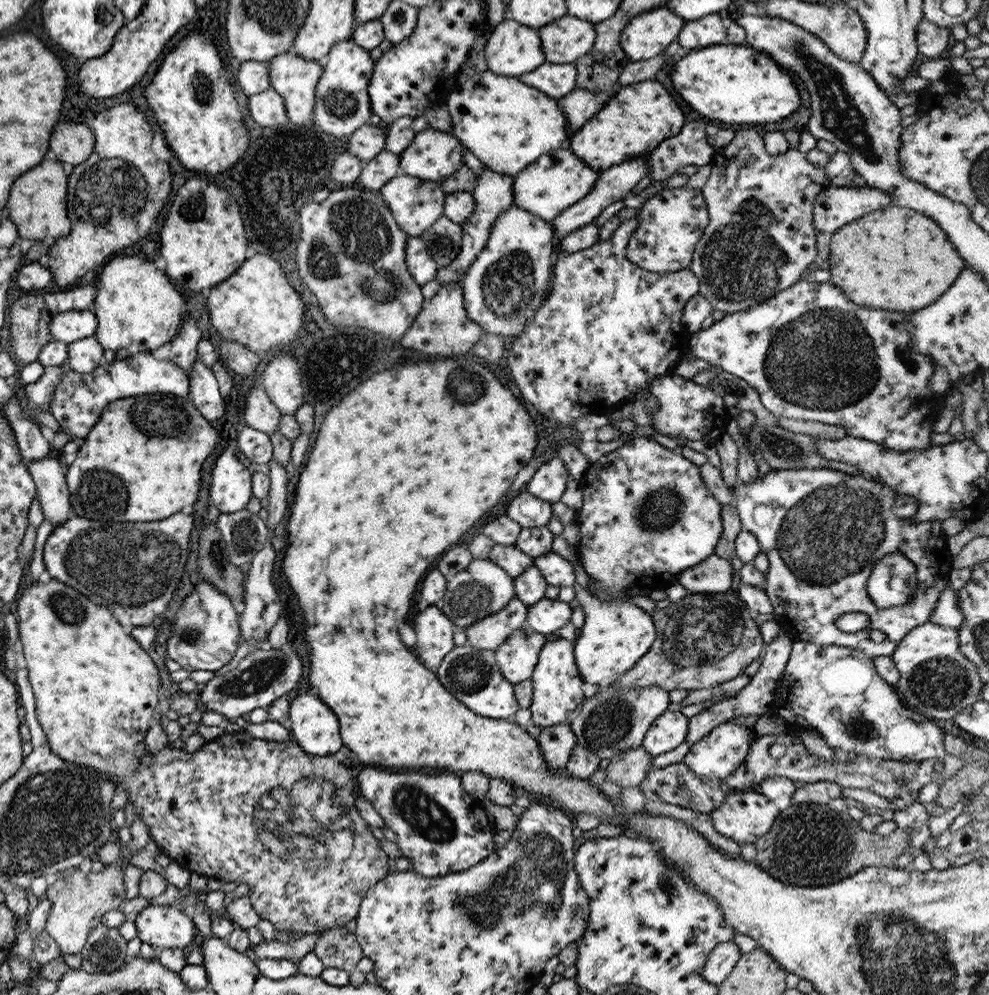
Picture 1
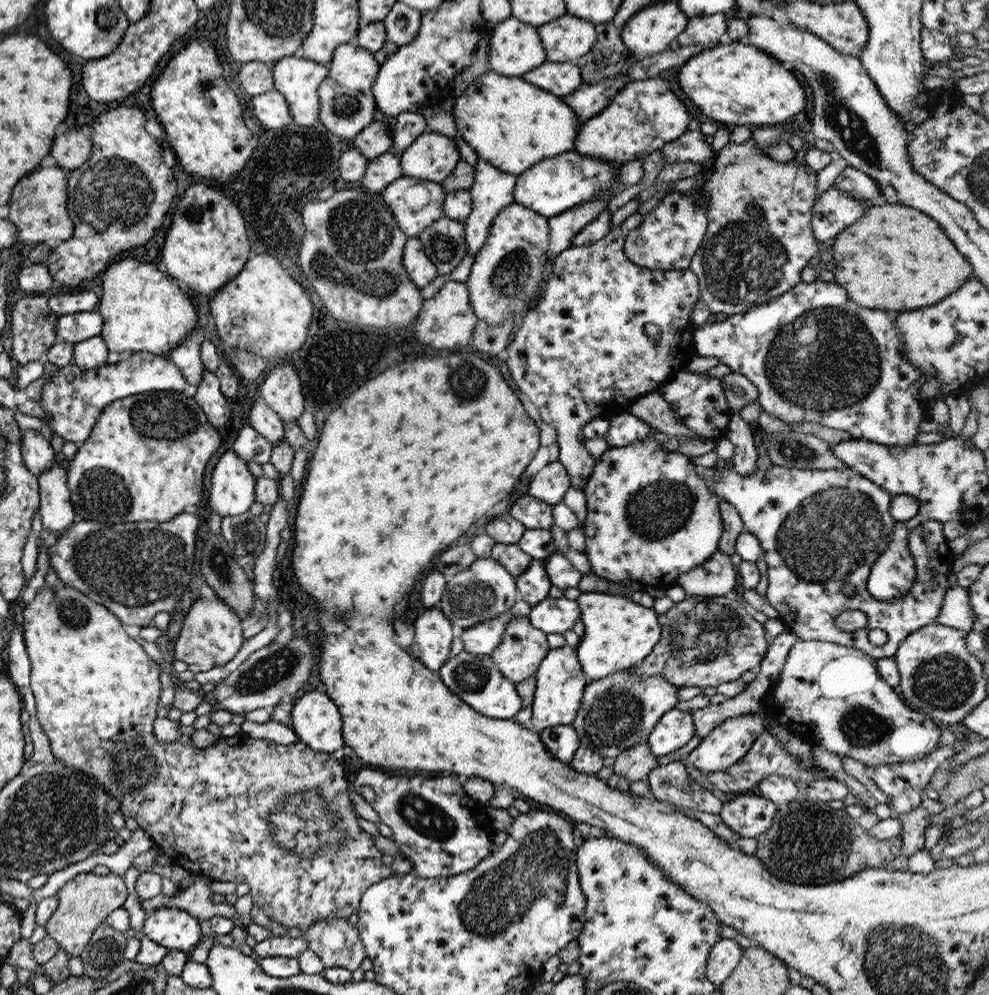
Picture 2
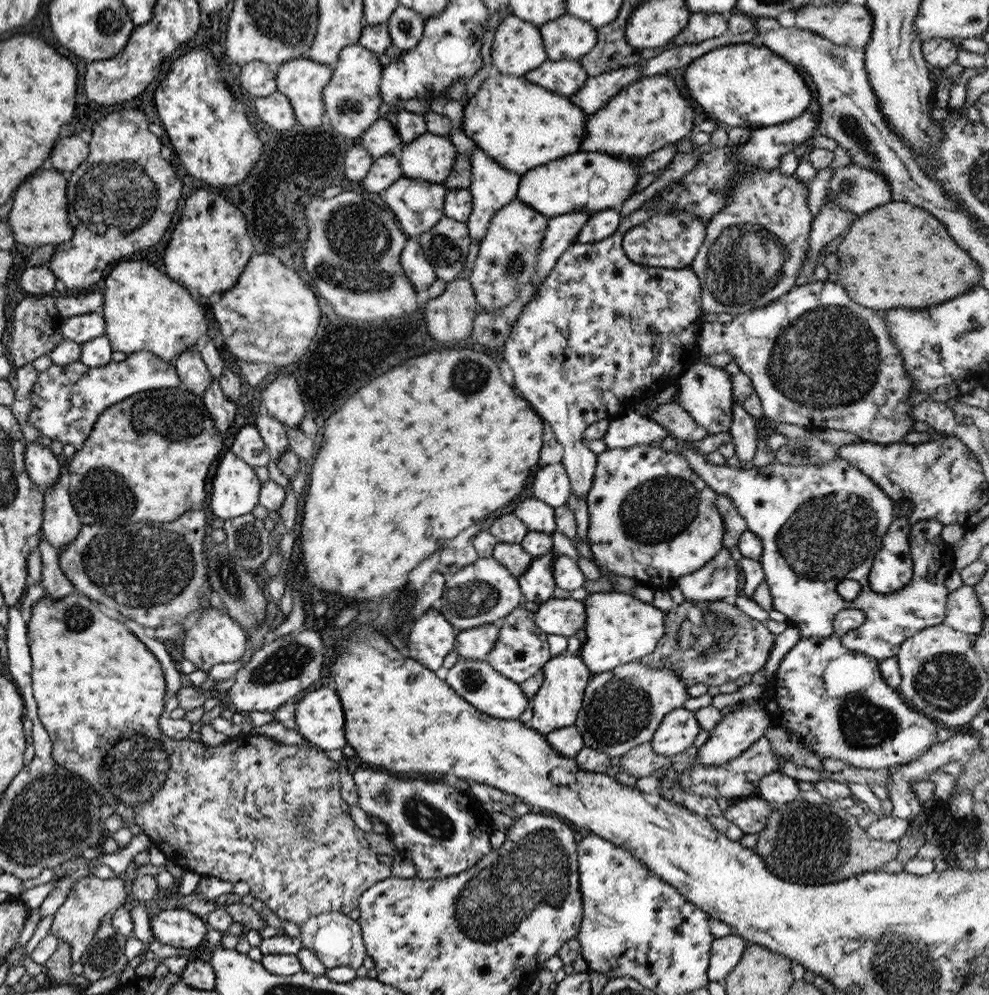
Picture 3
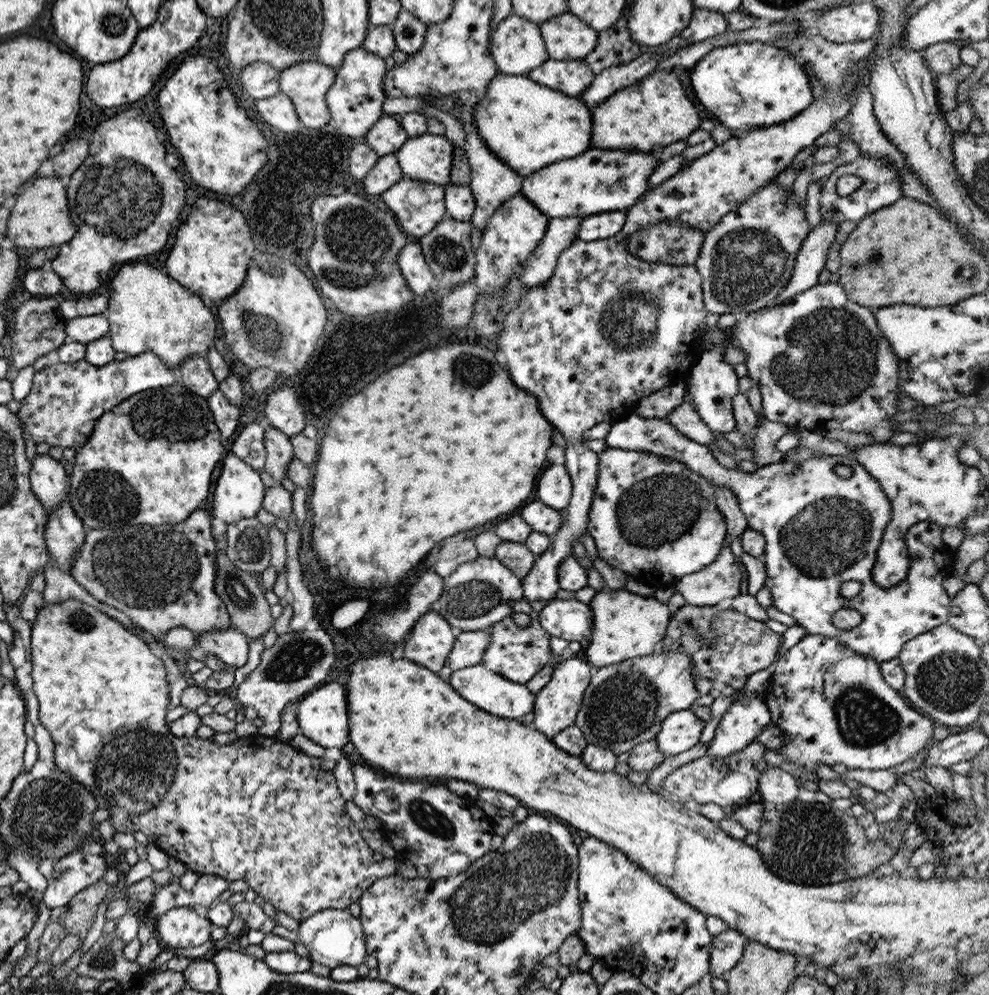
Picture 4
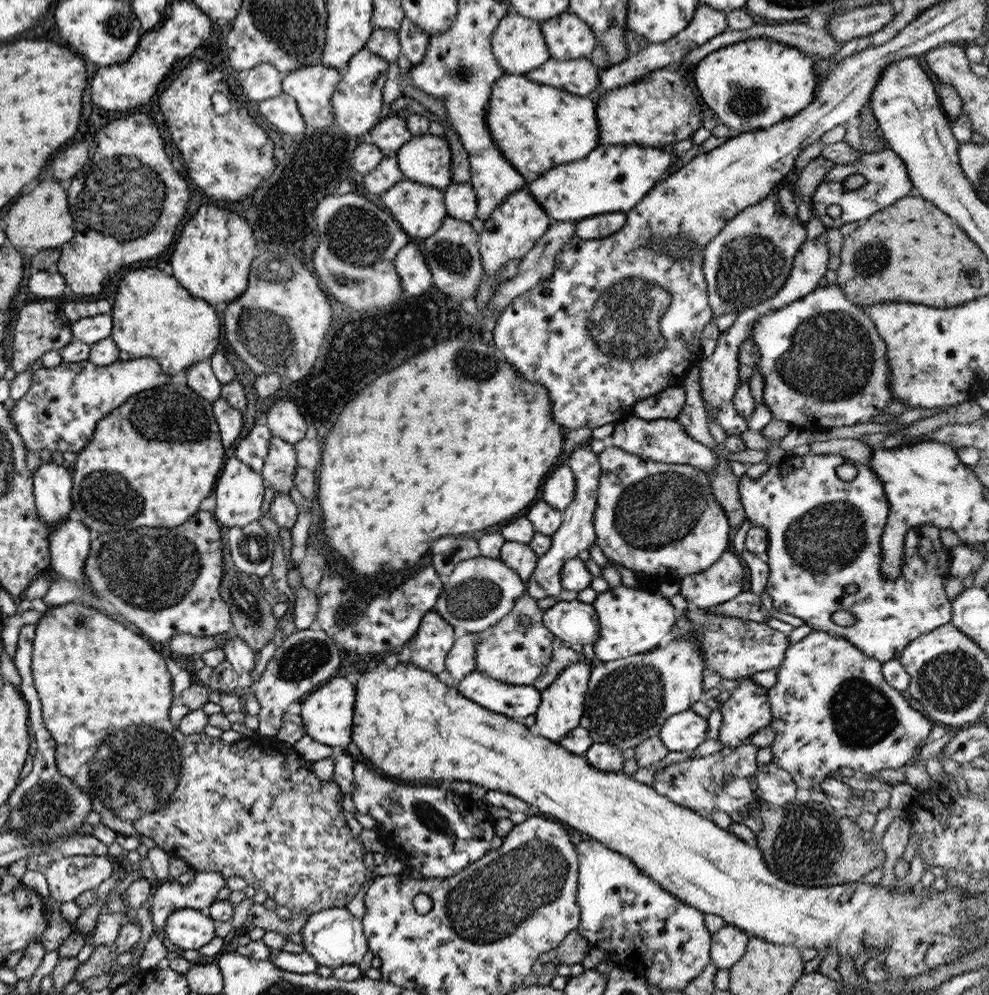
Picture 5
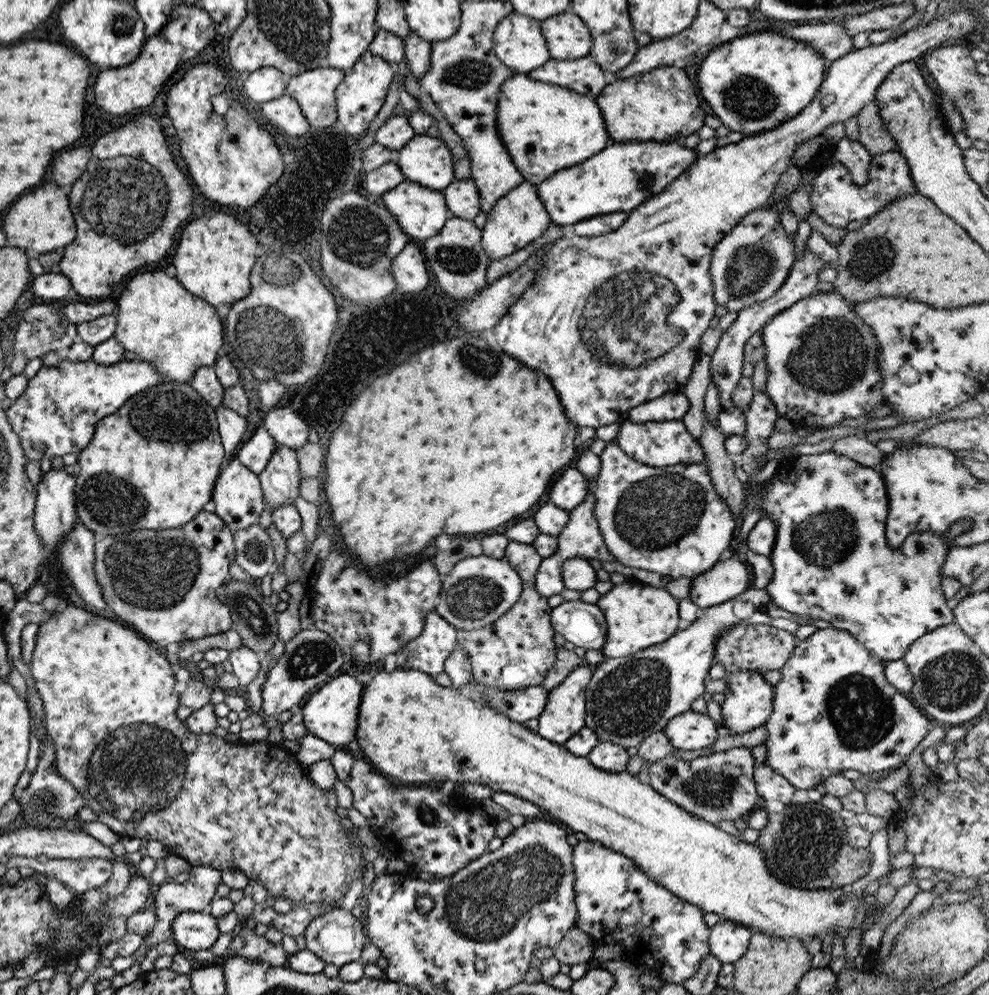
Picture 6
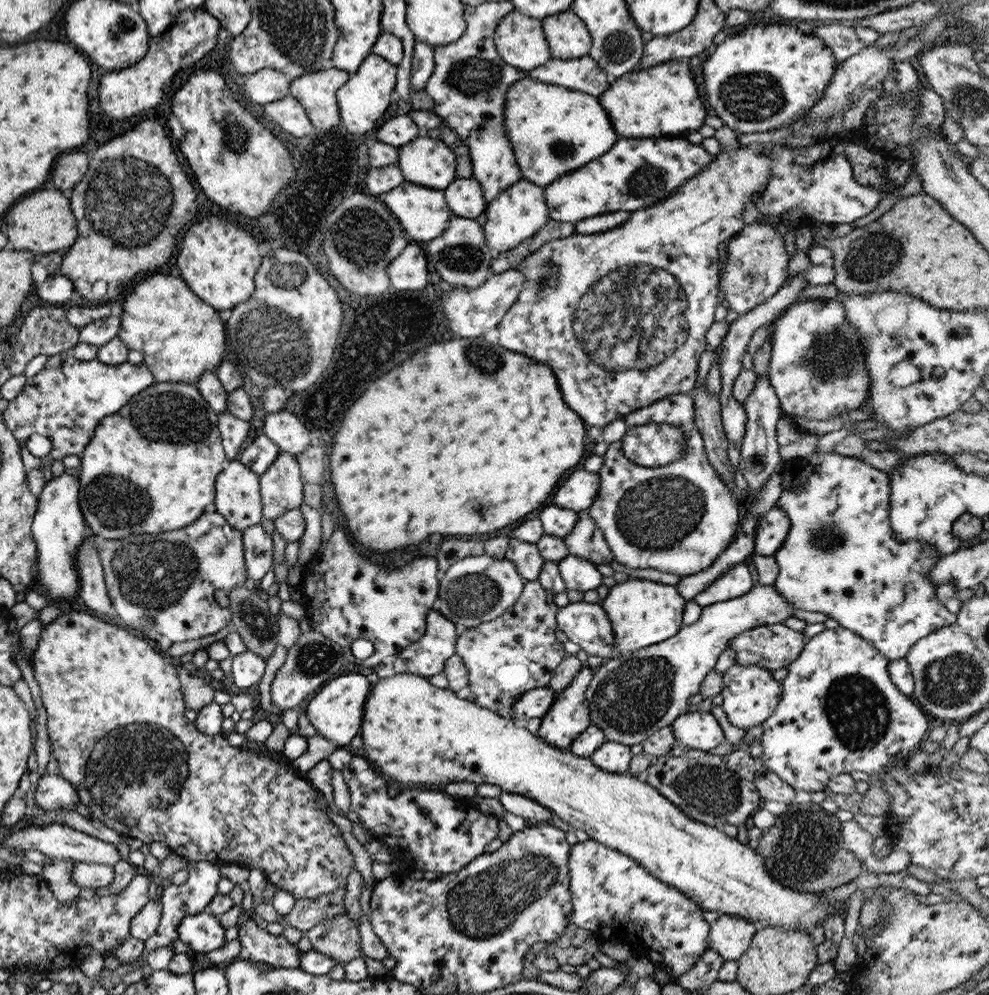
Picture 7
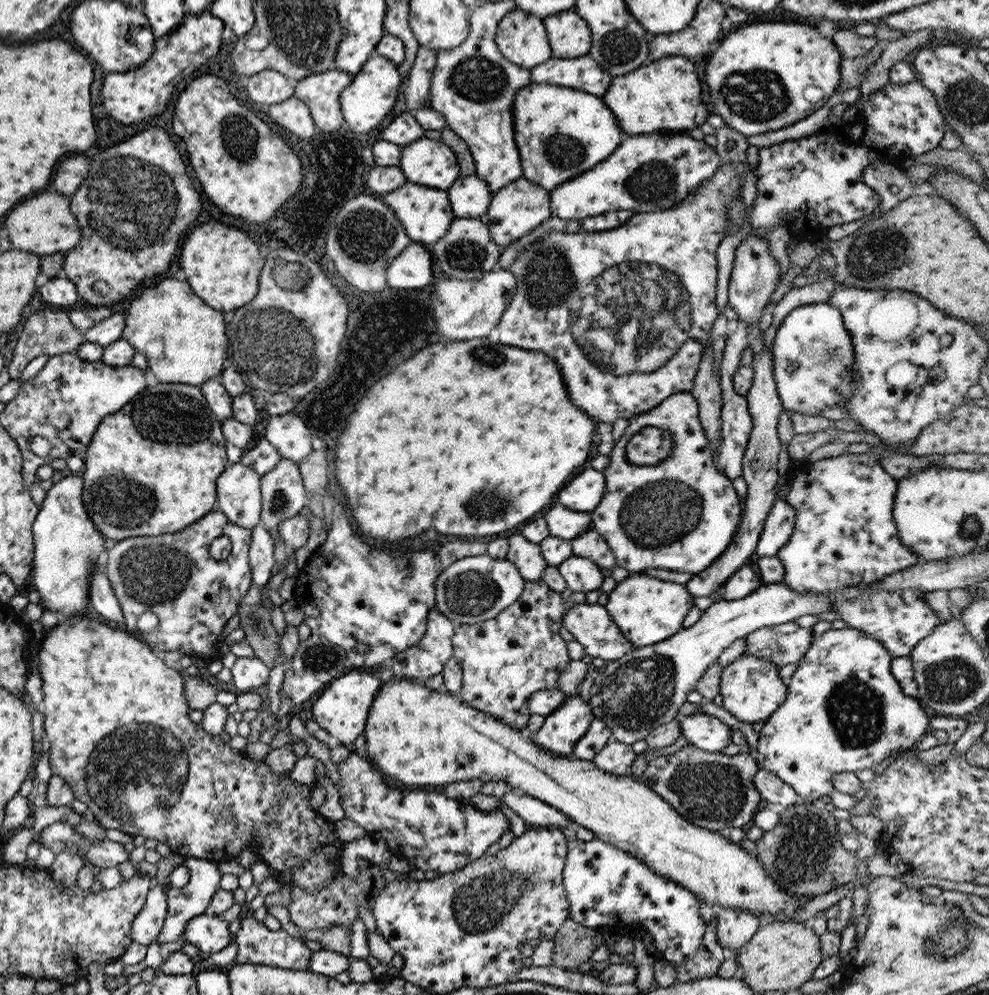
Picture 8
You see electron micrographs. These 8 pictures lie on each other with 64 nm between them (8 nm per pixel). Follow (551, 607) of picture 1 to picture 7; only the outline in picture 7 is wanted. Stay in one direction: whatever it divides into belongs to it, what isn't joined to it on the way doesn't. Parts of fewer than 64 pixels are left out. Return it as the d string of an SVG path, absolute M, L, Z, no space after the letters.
M582 600L560 607L556 613L556 624L570 641L589 655L601 656L604 660L618 656L612 623L598 602Z

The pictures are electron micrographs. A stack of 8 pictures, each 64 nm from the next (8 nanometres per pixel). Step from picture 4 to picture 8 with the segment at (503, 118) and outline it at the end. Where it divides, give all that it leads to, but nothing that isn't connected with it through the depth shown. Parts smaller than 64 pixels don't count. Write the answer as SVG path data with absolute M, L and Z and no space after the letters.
M534 82L516 91L513 123L522 177L539 184L548 192L595 167L619 147L625 136L618 128L616 117L598 96Z

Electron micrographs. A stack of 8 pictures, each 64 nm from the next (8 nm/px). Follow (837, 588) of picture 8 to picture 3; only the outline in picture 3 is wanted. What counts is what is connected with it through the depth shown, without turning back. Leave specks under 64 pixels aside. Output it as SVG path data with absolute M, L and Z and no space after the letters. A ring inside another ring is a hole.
M630 409L626 416L609 421L603 441L608 449L627 449L636 445L660 447L669 432L657 422ZM677 440L677 443L680 447L678 448L678 451L674 451L674 453L678 453L679 455L684 455L685 459L689 462L689 465L690 465L690 468L692 468L692 471L697 476L700 476L701 480L706 481L706 484L708 484L708 486L711 486L714 492L716 492L717 494L725 494L726 496L728 496L728 498L731 498L731 501L734 503L734 506L736 506L736 508L738 509L738 512L742 515L742 518L744 518L744 520L746 521L747 529L750 530L750 532L753 532L761 540L761 543L763 544L763 553L760 558L760 561L763 566L763 571L766 574L765 579L769 586L770 594L772 596L772 602L773 602L772 608L778 610L778 612L782 612L784 616L787 616L787 626L797 628L799 630L801 638L808 638L808 637L814 637L814 636L823 636L824 638L828 638L828 637L835 636L835 632L832 630L832 622L833 622L833 618L836 616L836 614L838 614L838 612L844 609L851 609L851 608L862 610L862 612L864 612L865 614L864 624L860 626L860 628L855 628L853 631L848 631L846 634L843 634L841 637L838 636L838 638L841 640L841 643L846 648L849 648L850 651L864 652L865 655L872 656L873 659L876 659L879 662L879 661L886 660L887 658L895 657L897 655L897 652L899 651L900 645L904 642L904 640L906 640L907 638L910 638L910 636L914 636L914 634L919 633L920 631L923 631L924 628L928 628L928 627L931 627L931 626L934 626L943 622L946 611L947 611L947 596L948 596L948 589L946 589L946 586L944 585L944 580L946 580L946 578L948 578L948 575L951 573L951 571L955 569L955 557L953 555L954 547L949 545L942 538L942 535L941 535L944 525L941 522L938 522L937 520L930 520L930 519L920 520L920 522L916 522L916 524L913 524L908 534L908 545L909 545L909 548L911 551L911 557L913 560L913 577L912 577L911 582L907 586L905 586L905 588L902 588L901 590L894 592L891 597L886 594L880 594L879 592L874 592L873 590L871 590L871 588L869 588L869 574L870 574L871 566L873 565L876 553L882 548L884 535L886 534L888 527L891 525L891 522L894 519L893 500L874 481L872 481L870 477L865 476L864 473L860 471L860 468L856 468L855 466L852 466L849 460L844 460L843 458L837 457L834 460L827 462L826 464L810 464L810 465L802 464L800 466L792 466L790 464L782 464L782 463L778 463L774 461L764 466L753 465L752 467L750 467L749 470L745 470L745 469L738 468L738 467L729 467L728 465L720 466L720 465L714 465L714 464L708 463L708 461L706 461L707 455L702 455L702 453L697 453L696 449L694 448L692 449L692 447L690 447L689 441ZM842 580L856 580L856 582L859 582L861 584L860 594L858 594L855 599L851 601L846 601L838 593L838 591L836 591L836 586L838 586L838 583L842 582Z

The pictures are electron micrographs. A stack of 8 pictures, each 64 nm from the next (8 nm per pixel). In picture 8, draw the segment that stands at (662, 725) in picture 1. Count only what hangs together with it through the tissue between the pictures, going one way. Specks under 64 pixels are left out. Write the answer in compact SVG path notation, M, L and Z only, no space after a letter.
M710 714L680 716L680 729L690 745L705 752L721 753L732 744L731 728Z

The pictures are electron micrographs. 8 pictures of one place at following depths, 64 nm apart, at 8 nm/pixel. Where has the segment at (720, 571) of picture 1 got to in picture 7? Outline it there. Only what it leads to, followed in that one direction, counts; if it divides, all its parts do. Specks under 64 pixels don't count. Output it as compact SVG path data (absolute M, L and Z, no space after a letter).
M745 563L735 564L721 577L714 579L714 582L713 585L706 587L692 599L702 608L717 602L738 598L754 587L754 580L752 580L750 570Z

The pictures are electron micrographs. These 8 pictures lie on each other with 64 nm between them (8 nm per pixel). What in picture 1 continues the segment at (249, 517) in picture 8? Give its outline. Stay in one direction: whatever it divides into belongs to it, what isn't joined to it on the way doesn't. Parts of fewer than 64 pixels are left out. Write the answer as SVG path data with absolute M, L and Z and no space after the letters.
M231 447L219 455L211 475L208 494L220 513L228 514L246 508L253 496L253 473L242 464Z

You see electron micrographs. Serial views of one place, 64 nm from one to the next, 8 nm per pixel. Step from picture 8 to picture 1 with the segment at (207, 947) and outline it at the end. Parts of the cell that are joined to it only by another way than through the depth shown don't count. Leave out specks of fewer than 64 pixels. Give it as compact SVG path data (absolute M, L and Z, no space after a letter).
M150 903L135 916L137 936L144 943L154 944L164 948L182 948L189 950L195 944L199 932L194 926L192 915L186 914L178 905L161 905Z

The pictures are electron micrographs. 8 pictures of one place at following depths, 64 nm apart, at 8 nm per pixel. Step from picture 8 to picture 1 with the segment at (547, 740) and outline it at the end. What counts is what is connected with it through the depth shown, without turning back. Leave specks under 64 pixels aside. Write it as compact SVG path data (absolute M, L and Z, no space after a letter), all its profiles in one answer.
M558 637L543 644L539 652L539 659L534 667L532 680L533 696L530 711L532 711L532 724L540 728L559 725L568 719L570 714L583 704L584 681L576 666L574 642Z

